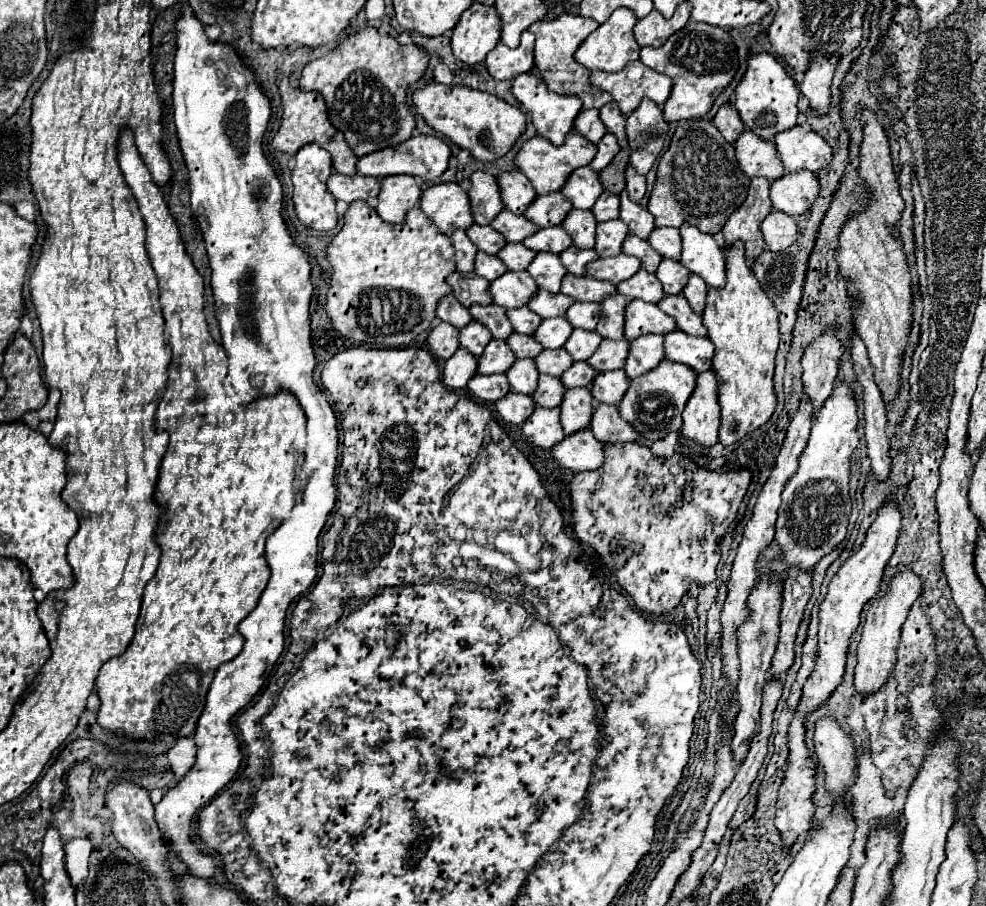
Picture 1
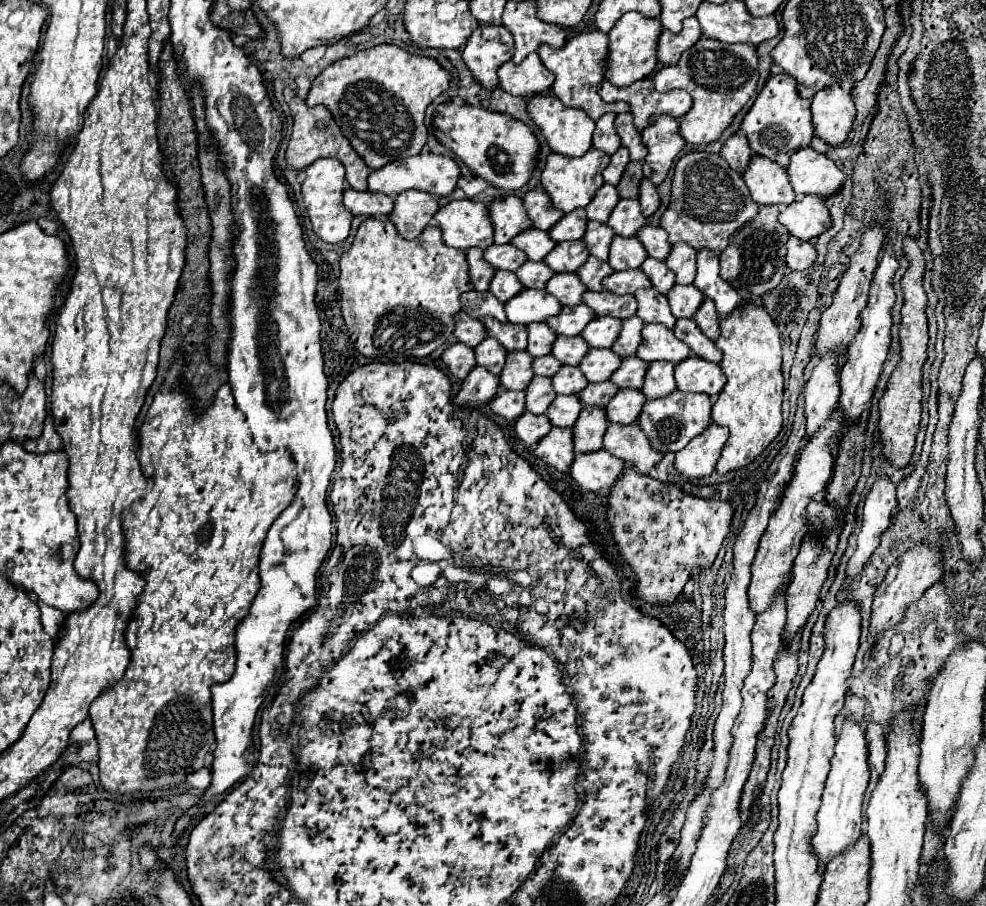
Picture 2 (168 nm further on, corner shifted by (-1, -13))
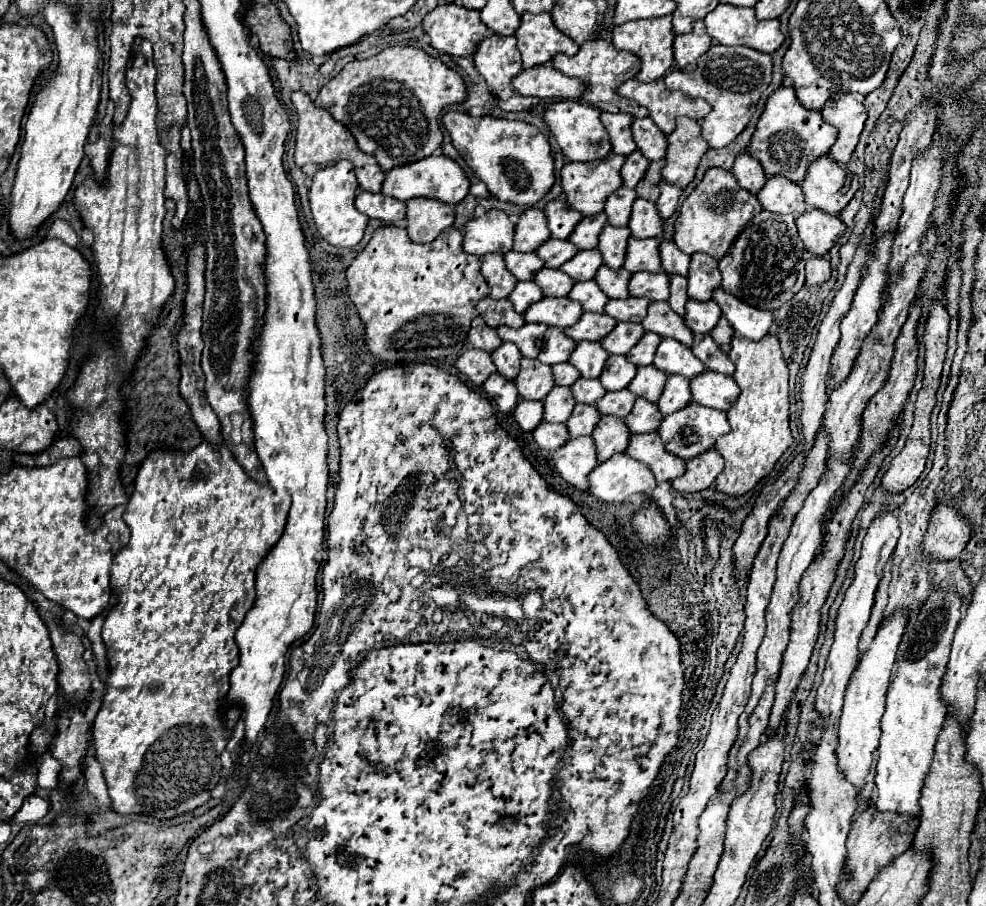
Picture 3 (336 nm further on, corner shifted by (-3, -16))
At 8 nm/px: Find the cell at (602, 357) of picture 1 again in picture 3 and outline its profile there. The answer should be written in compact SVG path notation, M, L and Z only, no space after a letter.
M655 366L637 368L637 376L633 378L633 384L629 384L629 390L649 402L657 402L659 396L663 394L665 380L667 380L667 374Z

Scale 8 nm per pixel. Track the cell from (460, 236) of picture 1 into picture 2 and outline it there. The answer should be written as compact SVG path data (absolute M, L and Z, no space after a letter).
M467 249L467 263L469 263L469 277L473 283L475 291L487 291L489 289L489 281L491 281L491 273L495 273L495 269L491 269L491 265L487 265L487 261L481 255L481 249Z

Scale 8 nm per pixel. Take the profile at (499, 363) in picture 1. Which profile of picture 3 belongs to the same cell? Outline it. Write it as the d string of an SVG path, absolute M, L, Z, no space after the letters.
M523 358L521 360L521 372L519 372L515 384L519 388L521 398L543 400L551 392L551 388L555 386L551 366L539 362L539 360Z

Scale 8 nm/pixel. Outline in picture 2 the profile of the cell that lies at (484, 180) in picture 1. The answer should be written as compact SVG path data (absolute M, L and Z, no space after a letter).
M515 195L499 197L489 203L489 219L493 225L493 241L497 245L509 243L511 237L521 233L523 229L529 229L531 223L527 221L527 215L523 213L521 199Z

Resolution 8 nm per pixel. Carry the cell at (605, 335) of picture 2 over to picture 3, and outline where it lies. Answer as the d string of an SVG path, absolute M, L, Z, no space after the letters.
M629 322L629 324L617 324L613 328L613 332L601 340L601 346L609 352L609 354L621 354L627 356L629 348L633 348L641 338L643 338L645 330L641 324Z

